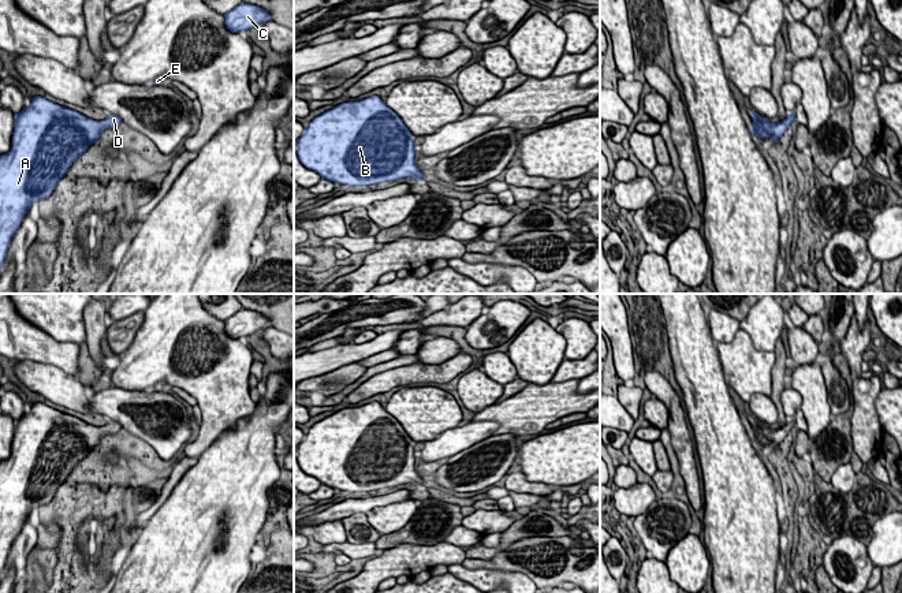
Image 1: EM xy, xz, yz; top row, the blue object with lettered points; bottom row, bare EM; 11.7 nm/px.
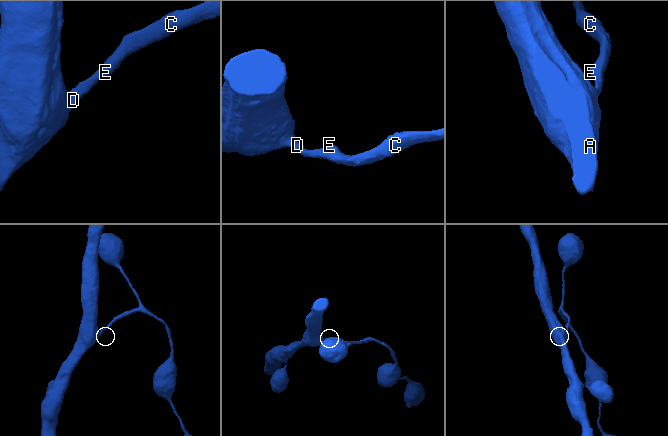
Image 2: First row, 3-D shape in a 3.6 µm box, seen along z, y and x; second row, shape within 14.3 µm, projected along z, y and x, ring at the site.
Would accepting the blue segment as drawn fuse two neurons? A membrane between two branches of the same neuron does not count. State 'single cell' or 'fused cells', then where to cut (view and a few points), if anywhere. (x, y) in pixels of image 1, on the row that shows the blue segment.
single cell | no cut

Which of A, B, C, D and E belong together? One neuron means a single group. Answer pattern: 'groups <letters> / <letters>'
groups A B C D E

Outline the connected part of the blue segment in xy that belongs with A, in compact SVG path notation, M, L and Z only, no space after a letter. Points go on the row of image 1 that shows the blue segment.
M36 96L30 107L15 115L12 148L0 156L0 271L7 258L12 236L36 201L51 197L72 163L93 145L108 127L123 120L108 113L105 120L93 120L75 109Z

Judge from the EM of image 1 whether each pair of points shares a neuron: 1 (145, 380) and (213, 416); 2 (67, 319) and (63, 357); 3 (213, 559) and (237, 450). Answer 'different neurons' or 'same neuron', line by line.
1: same neuron
2: different neurons
3: same neuron

